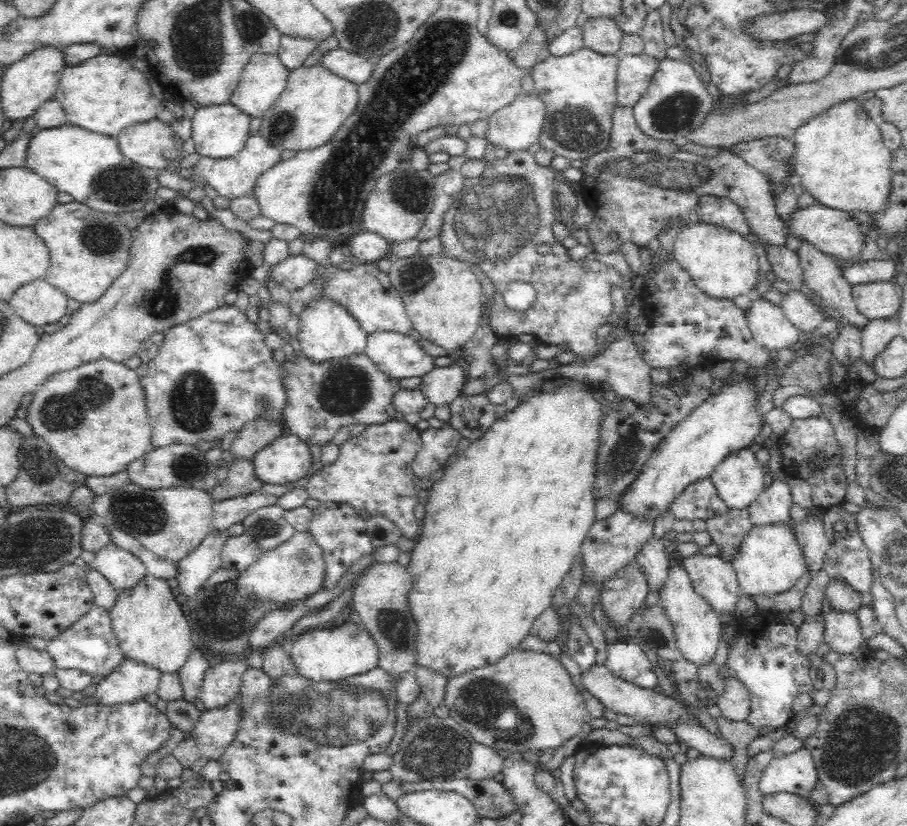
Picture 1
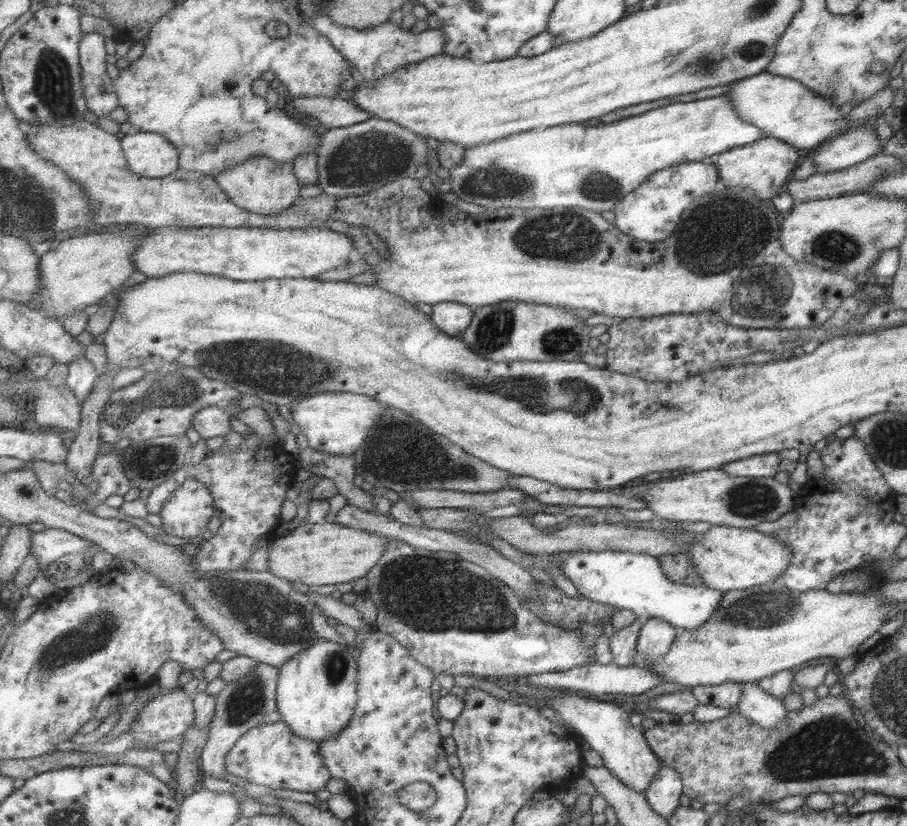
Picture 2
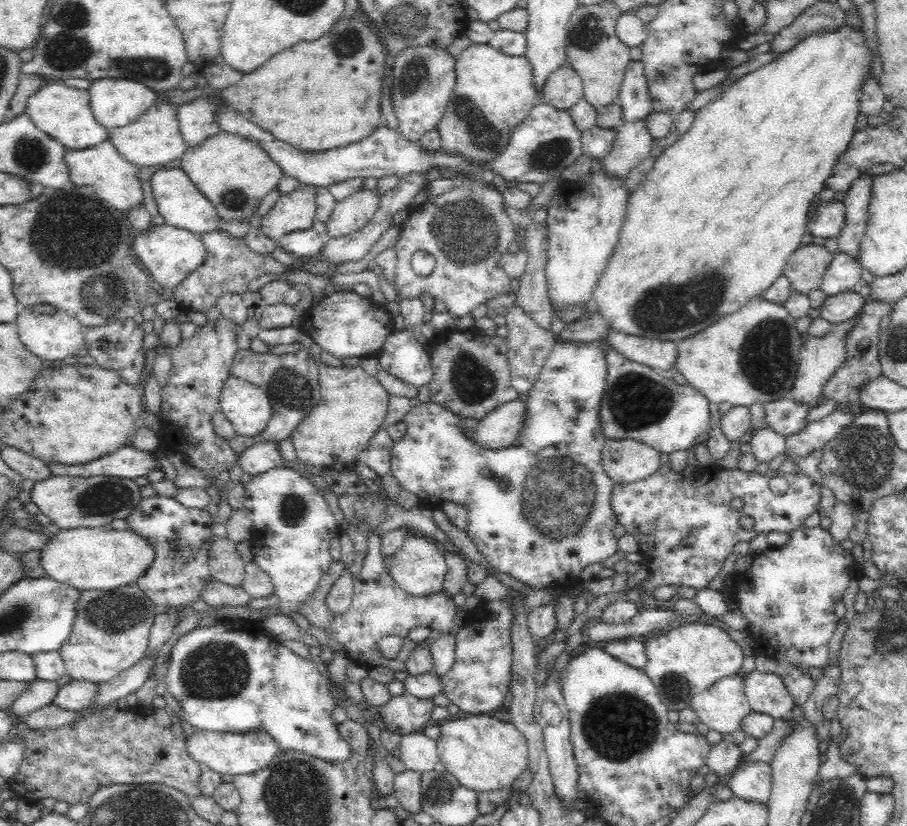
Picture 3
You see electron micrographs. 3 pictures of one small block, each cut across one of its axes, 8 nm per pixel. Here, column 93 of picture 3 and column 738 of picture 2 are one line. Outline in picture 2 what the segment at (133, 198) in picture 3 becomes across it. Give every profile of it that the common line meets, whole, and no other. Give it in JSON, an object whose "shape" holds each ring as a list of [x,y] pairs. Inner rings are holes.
{"shape":[[[763,137],[752,144],[740,145],[704,159],[715,166],[725,188],[749,189],[760,200],[775,197],[789,182],[792,171],[801,162],[803,152],[773,137]]]}

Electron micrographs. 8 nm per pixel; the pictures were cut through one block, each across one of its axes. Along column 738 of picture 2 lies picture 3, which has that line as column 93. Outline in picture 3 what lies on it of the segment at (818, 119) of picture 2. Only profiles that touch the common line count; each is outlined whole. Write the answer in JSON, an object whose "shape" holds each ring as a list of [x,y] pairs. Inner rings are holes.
{"shape":[[[99,78],[92,80],[88,91],[88,105],[94,119],[107,129],[126,126],[142,116],[155,103],[156,91],[133,80],[117,78]]]}

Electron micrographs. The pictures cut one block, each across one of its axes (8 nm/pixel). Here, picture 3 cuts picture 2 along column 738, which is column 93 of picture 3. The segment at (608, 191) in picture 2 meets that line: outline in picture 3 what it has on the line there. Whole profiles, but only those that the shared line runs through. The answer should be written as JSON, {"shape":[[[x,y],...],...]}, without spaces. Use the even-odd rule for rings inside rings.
{"shape":[[[48,79],[28,96],[24,113],[41,132],[55,138],[67,150],[91,148],[109,138],[109,129],[98,124],[88,105],[88,91],[66,86],[57,79]]]}

